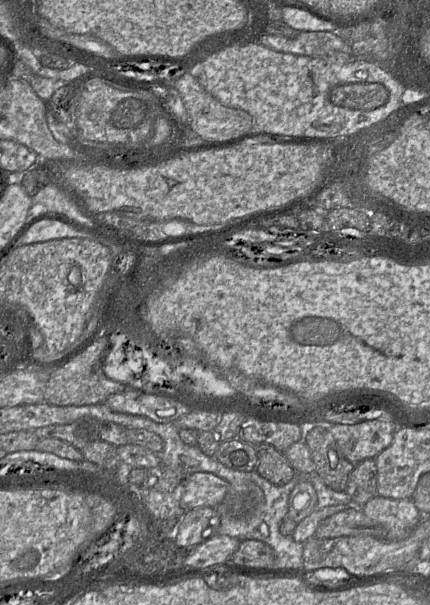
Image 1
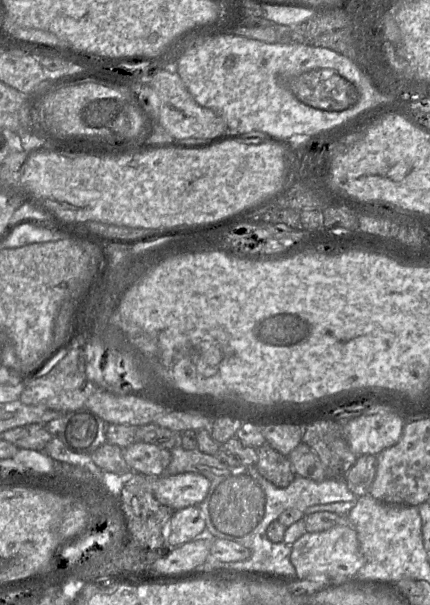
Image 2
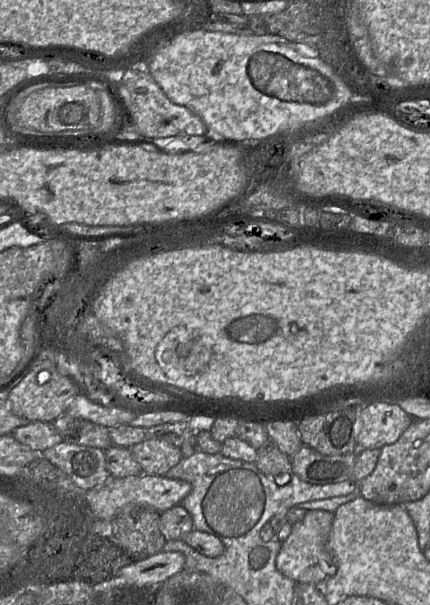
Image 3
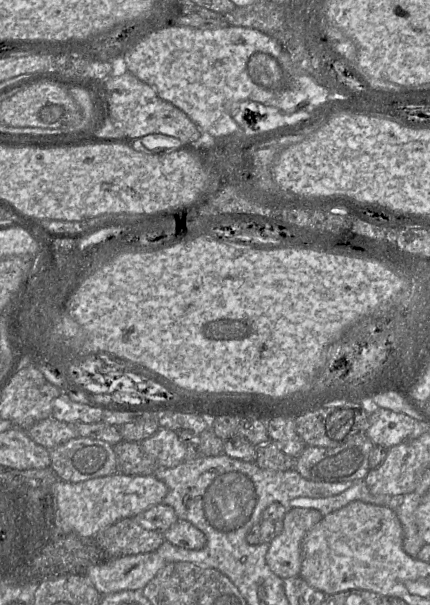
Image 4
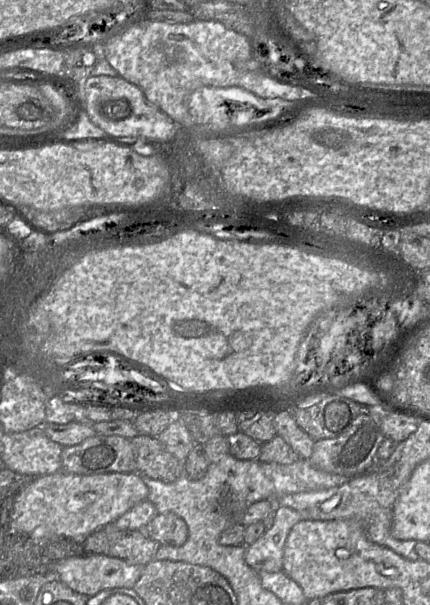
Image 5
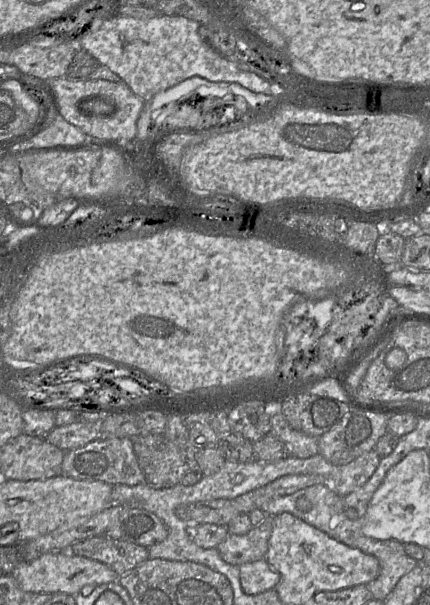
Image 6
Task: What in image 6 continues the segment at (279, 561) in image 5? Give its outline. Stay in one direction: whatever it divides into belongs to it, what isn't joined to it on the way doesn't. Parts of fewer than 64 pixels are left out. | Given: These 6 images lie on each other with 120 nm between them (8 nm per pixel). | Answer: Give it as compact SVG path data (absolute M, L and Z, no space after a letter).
M268 516L244 535L229 534L217 546L221 558L228 564L240 566L265 559L274 517Z

